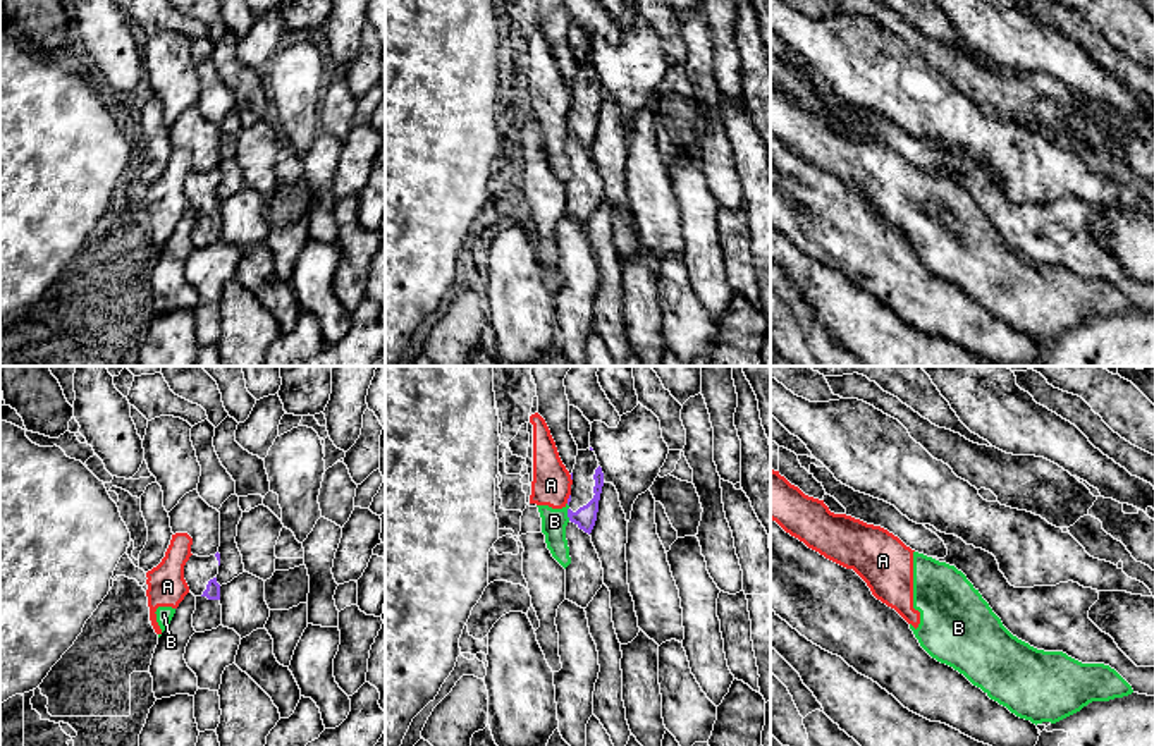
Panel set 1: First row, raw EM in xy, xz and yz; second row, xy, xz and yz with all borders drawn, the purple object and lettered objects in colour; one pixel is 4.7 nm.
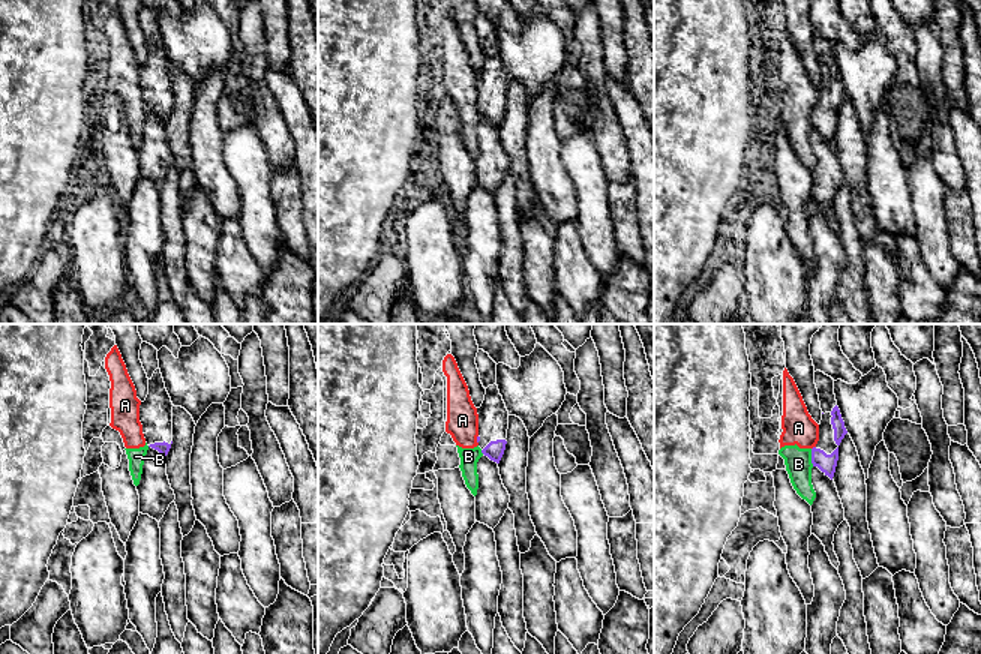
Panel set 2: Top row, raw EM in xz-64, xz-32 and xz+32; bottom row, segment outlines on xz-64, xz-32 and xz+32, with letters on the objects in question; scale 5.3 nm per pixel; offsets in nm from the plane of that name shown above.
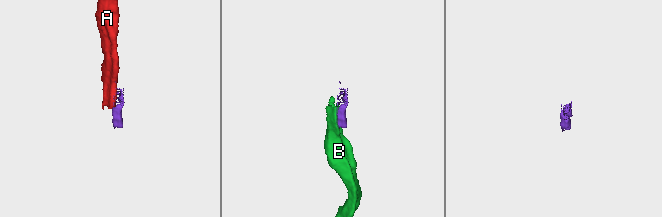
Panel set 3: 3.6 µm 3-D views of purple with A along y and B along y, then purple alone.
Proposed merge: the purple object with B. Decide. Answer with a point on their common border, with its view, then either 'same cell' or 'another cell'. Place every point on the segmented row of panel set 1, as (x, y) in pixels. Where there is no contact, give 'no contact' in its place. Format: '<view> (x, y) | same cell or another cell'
xz (568, 513) | another cell

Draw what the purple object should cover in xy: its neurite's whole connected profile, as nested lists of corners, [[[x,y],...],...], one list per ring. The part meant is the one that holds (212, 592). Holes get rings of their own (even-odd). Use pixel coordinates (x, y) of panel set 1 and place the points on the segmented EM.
[[[220,553],[210,557],[191,555],[184,566],[184,579],[196,596],[193,627],[205,633],[222,626],[220,584],[217,583]]]

